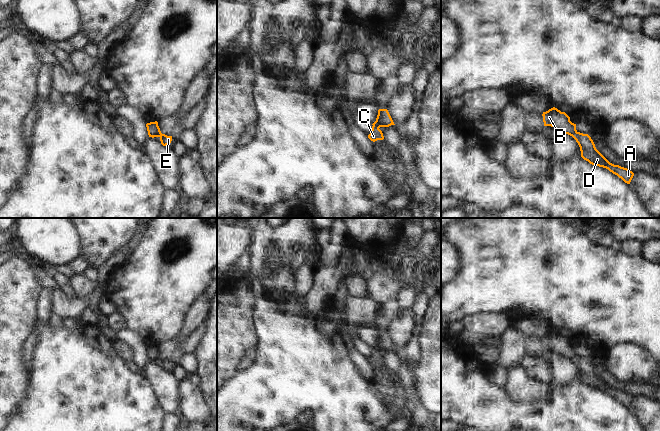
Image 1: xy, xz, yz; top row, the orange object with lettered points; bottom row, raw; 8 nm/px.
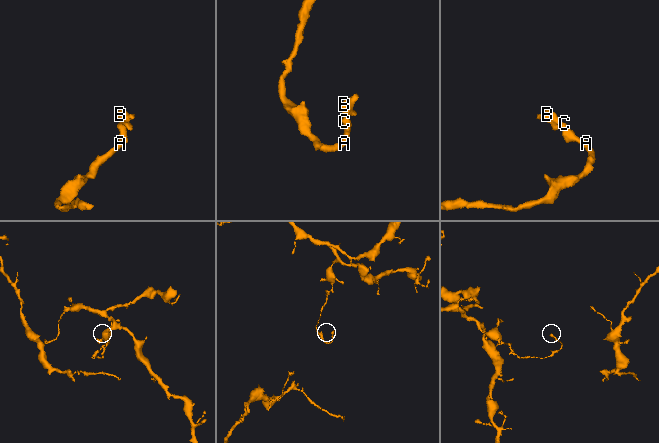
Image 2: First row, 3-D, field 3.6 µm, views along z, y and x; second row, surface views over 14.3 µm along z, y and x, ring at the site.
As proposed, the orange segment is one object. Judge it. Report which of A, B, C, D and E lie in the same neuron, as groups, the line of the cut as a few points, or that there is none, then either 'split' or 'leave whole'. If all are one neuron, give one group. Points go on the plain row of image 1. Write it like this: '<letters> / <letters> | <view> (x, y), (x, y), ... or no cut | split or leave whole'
A B C D E | no cut | leave whole

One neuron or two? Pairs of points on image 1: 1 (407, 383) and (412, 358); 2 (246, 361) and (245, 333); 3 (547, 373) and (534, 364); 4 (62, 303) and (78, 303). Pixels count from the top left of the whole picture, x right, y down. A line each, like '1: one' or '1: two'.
1: two
2: two
3: one
4: one

